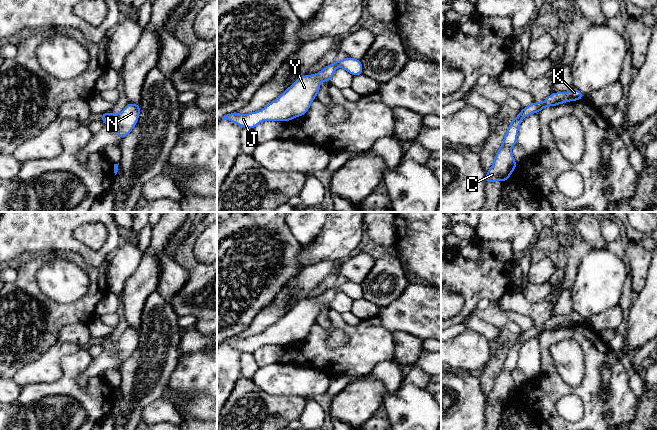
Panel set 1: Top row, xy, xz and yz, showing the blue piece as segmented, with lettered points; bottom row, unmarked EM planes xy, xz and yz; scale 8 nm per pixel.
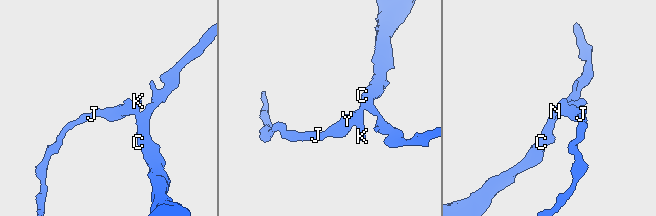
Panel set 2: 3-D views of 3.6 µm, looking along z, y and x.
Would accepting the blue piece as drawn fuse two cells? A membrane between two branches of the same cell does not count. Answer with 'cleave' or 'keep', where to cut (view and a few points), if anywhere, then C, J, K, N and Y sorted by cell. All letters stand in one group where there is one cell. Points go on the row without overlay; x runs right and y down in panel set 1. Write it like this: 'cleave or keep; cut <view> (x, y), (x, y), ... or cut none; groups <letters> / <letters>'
keep; cut none; groups C J K N Y

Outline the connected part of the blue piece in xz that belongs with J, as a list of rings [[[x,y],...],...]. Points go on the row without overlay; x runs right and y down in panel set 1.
[[[347,281],[343,284],[335,284],[333,288],[325,290],[316,298],[300,300],[278,322],[267,328],[263,333],[239,338],[237,335],[222,341],[241,352],[254,353],[263,345],[291,345],[296,341],[305,339],[313,324],[320,315],[320,307],[330,304],[335,294],[340,291],[353,300],[363,297],[361,284]]]

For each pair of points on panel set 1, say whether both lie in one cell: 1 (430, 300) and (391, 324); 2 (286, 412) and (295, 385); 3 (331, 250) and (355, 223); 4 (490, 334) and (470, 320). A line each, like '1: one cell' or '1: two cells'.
1: one cell
2: two cells
3: one cell
4: one cell

